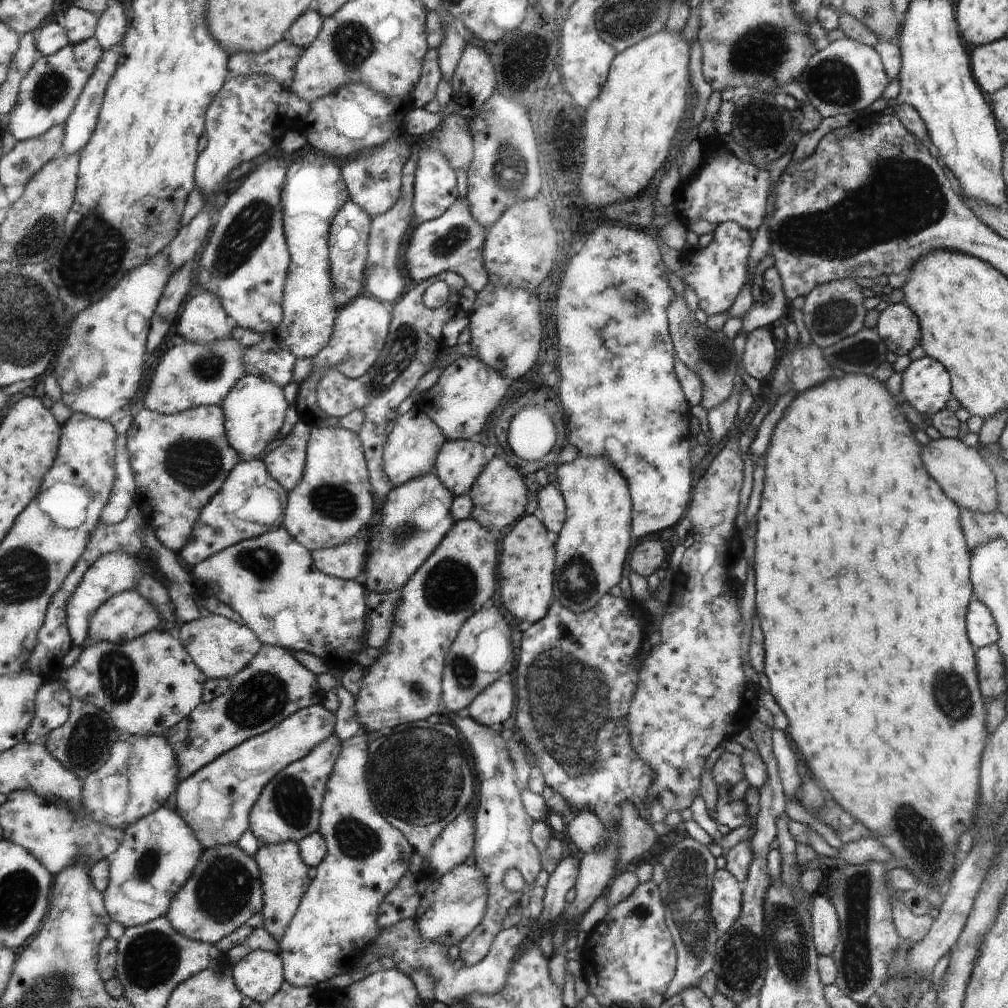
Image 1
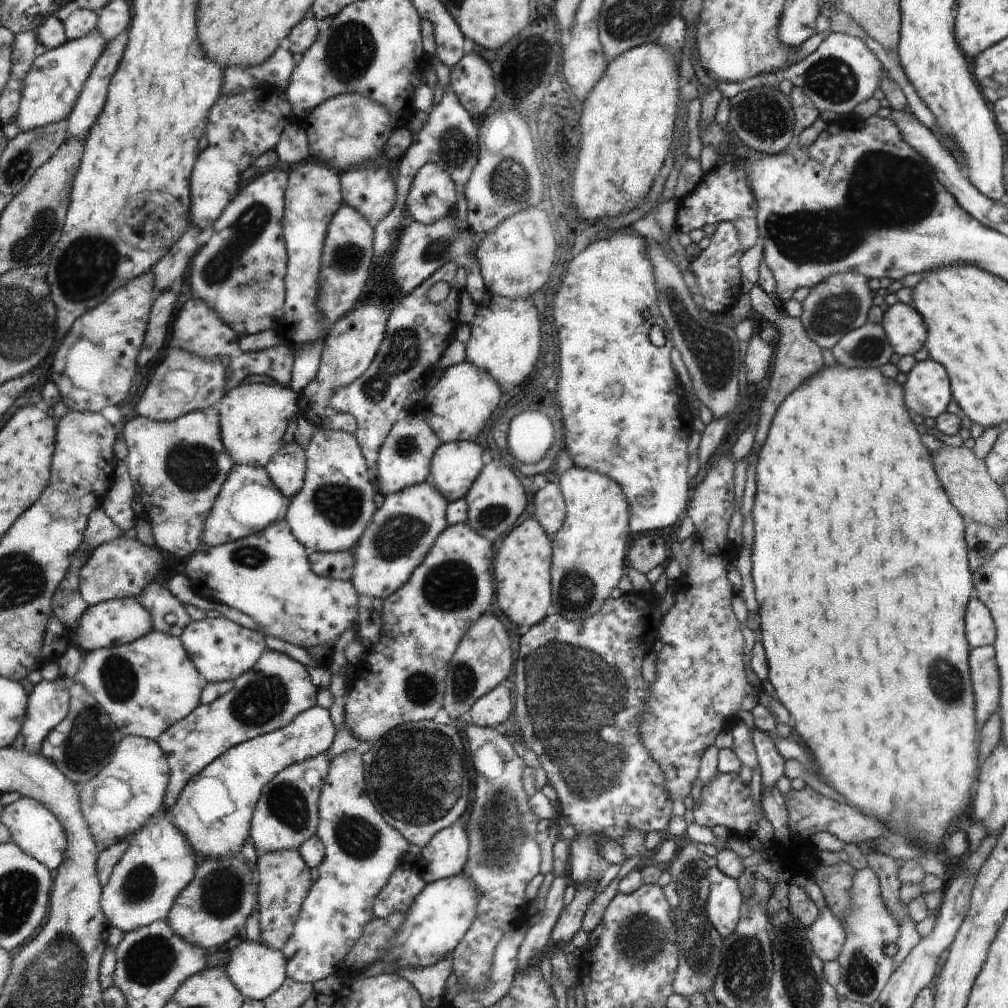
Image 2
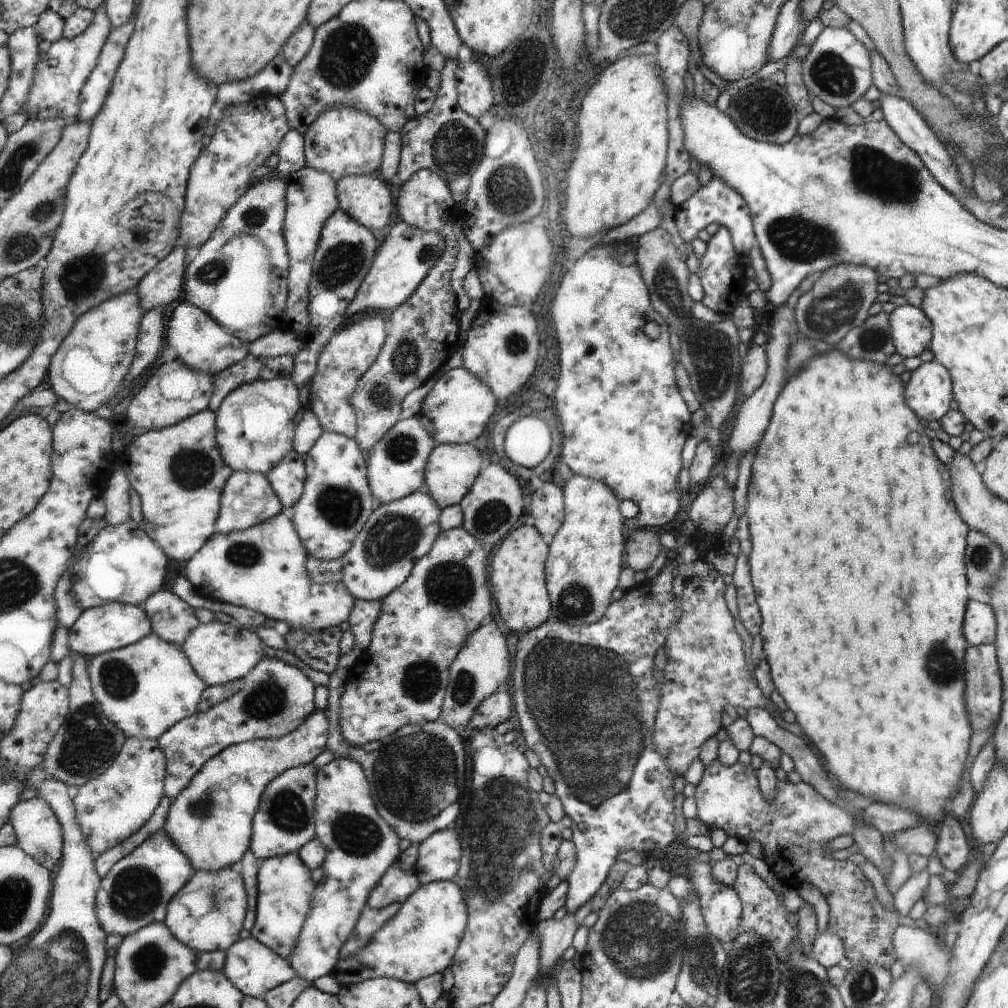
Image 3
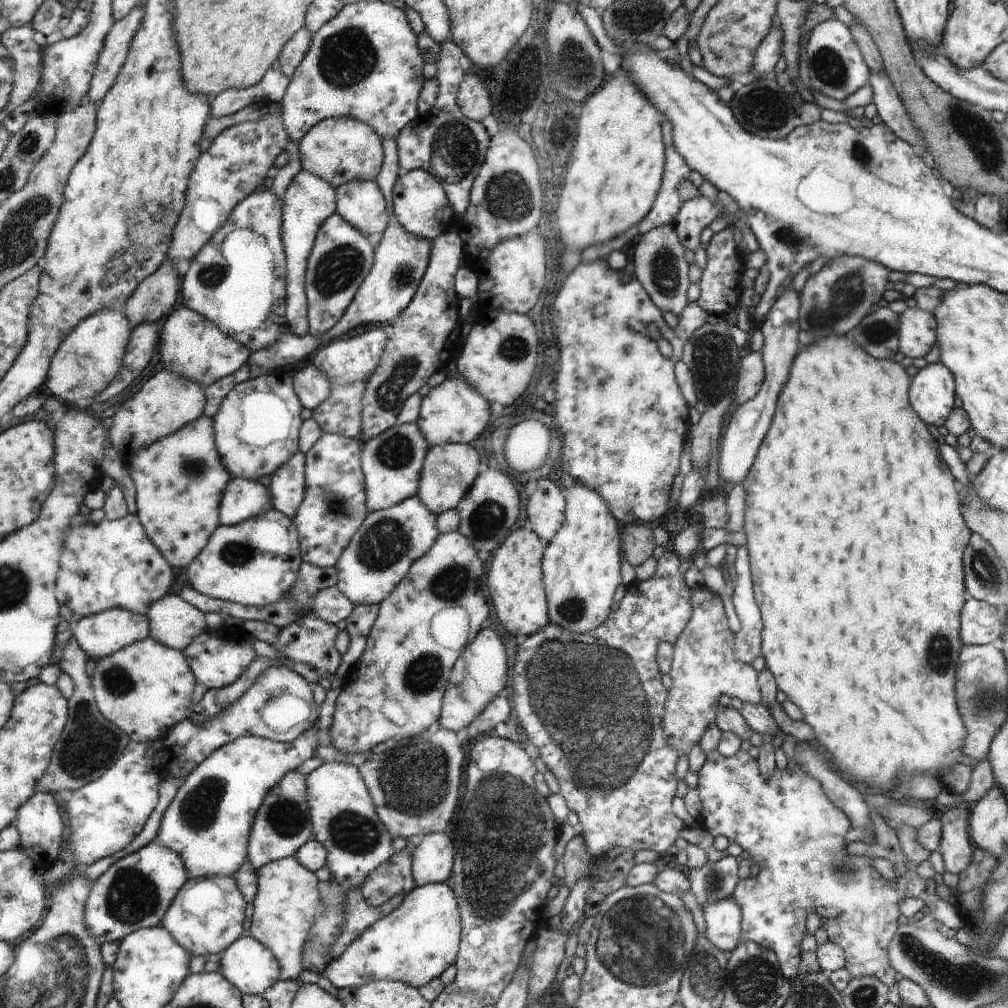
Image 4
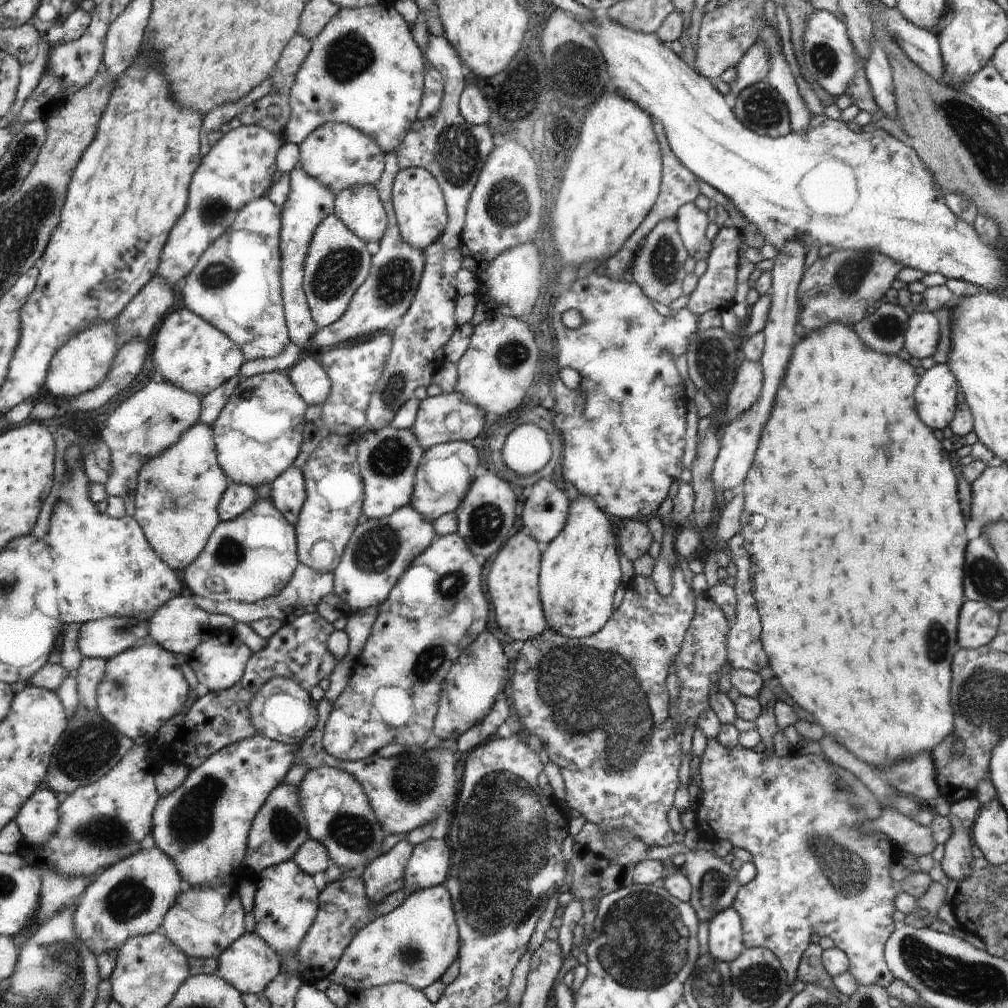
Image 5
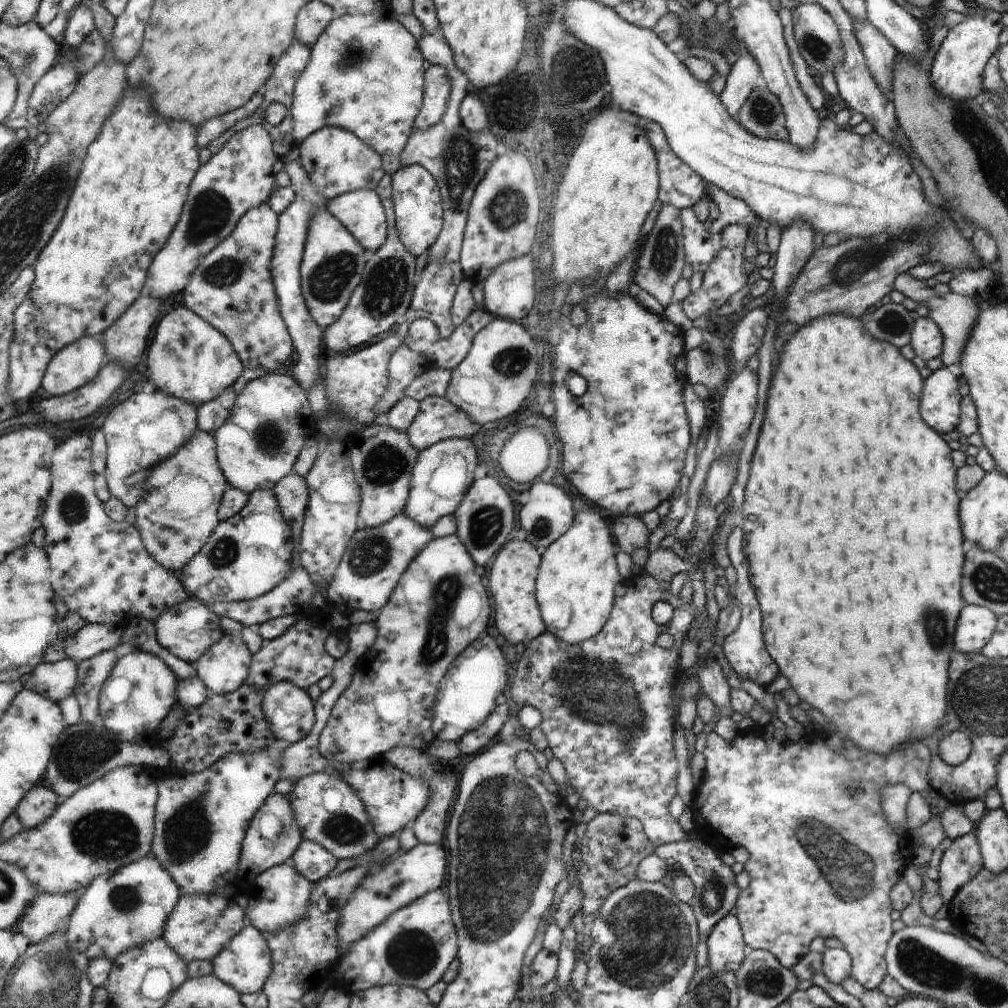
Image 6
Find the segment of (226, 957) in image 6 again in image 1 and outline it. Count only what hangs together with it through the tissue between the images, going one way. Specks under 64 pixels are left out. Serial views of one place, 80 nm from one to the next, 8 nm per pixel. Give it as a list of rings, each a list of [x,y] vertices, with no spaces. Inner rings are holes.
[[[256,949],[234,966],[237,985],[245,996],[262,1004],[276,994],[285,981],[278,952]]]

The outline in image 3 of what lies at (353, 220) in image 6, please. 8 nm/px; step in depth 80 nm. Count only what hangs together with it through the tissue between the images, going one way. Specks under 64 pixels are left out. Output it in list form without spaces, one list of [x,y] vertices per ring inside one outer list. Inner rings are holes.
[[[354,175],[337,181],[339,209],[367,229],[382,230],[395,218],[396,204],[392,190],[378,176]]]

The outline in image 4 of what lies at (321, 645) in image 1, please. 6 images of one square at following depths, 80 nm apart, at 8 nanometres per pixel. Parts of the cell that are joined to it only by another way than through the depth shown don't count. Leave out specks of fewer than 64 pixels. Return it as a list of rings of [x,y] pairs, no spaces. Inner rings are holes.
[[[269,508],[244,523],[221,525],[187,575],[191,586],[202,594],[260,608],[289,593],[302,562],[297,524],[285,513]],[[336,585],[321,591],[314,599],[311,612],[327,623],[336,625],[340,620],[346,620],[352,612],[352,603]]]

